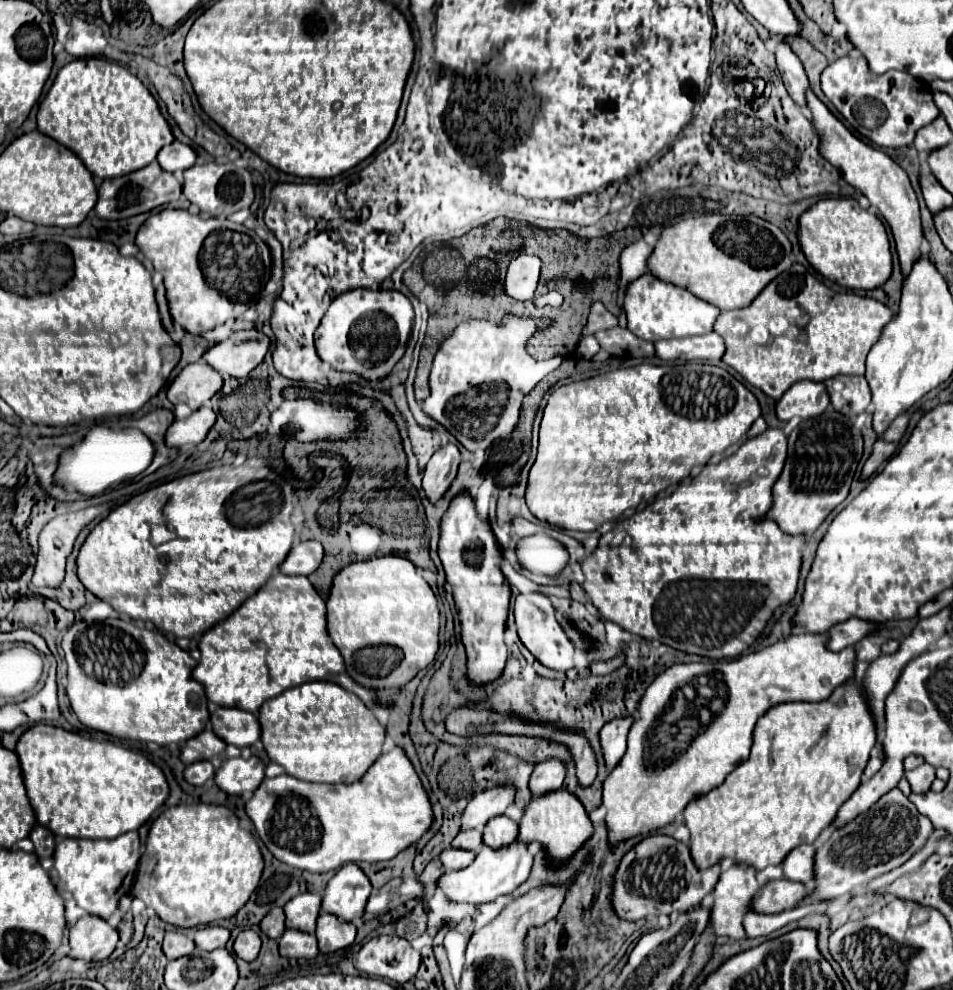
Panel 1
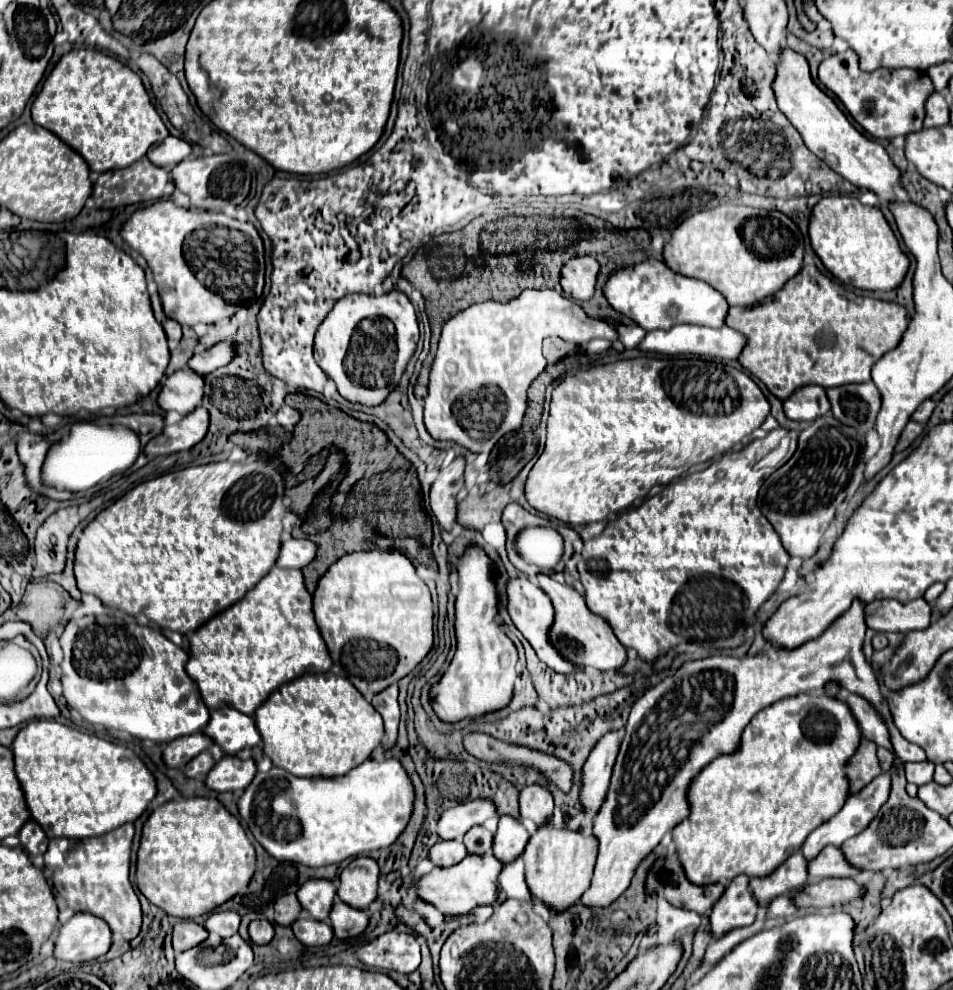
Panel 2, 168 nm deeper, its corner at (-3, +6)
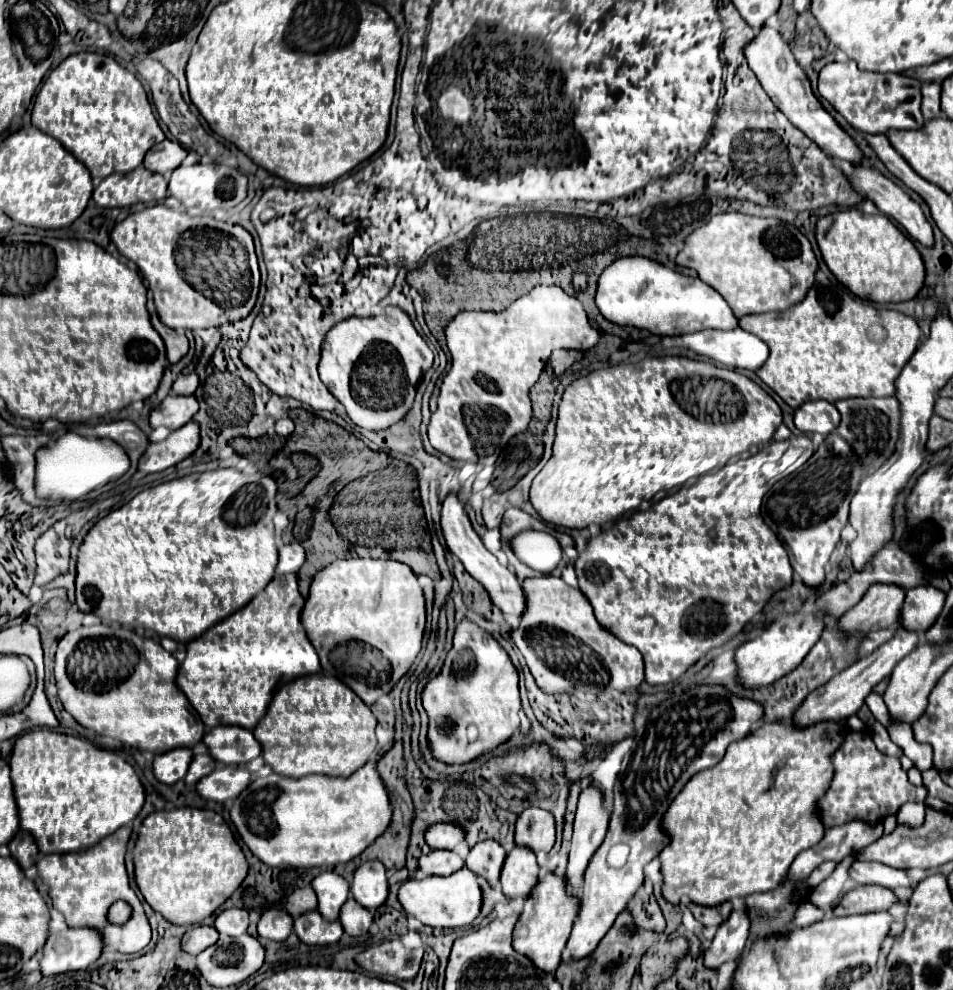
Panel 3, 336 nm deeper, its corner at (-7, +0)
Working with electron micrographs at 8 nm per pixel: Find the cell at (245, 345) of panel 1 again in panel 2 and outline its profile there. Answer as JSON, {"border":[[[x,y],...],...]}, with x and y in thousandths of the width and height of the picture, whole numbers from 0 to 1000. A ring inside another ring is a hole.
{"border":[[[228,347],[219,354],[213,354],[211,358],[205,358],[198,366],[196,366],[196,372],[203,374],[205,378],[209,380],[215,380],[219,376],[224,376],[224,372],[230,372],[230,370],[236,370],[244,360],[244,349],[242,347]]]}

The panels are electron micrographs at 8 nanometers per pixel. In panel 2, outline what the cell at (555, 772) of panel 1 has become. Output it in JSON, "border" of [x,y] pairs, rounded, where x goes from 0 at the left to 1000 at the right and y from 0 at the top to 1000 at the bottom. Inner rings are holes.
{"border":[[[566,792],[551,794],[545,802],[545,820],[549,826],[559,828],[559,832],[563,834],[576,830],[576,826],[580,824],[578,800]]]}

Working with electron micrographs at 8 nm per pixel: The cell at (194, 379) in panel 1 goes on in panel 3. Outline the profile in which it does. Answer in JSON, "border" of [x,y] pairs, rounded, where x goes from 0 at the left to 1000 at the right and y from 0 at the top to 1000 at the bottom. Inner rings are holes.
{"border":[[[175,398],[171,408],[167,408],[158,416],[158,430],[165,432],[169,428],[177,430],[179,434],[186,434],[194,430],[203,420],[207,418],[207,402],[200,400],[190,400],[190,398]]]}

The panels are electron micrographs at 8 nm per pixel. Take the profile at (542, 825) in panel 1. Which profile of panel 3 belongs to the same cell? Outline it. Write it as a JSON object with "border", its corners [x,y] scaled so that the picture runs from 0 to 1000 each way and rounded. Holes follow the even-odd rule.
{"border":[[[572,881],[570,885],[566,885],[559,903],[551,907],[549,921],[538,941],[538,958],[551,964],[553,968],[557,968],[563,978],[572,982],[580,982],[589,972],[589,962],[599,943],[599,935],[605,927],[608,915],[610,915],[610,907],[597,903],[597,891],[593,891],[593,885],[584,885],[582,881]]]}

